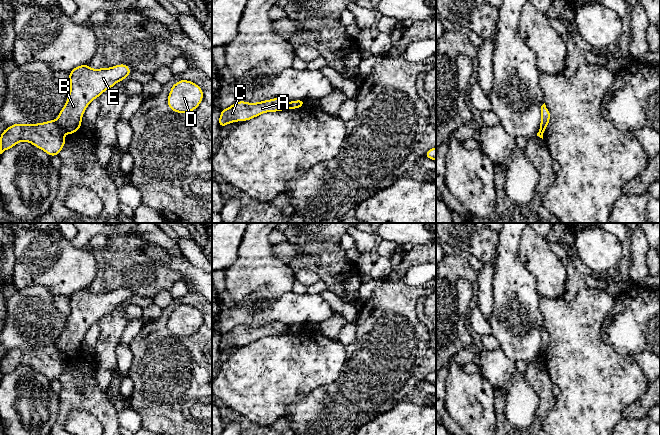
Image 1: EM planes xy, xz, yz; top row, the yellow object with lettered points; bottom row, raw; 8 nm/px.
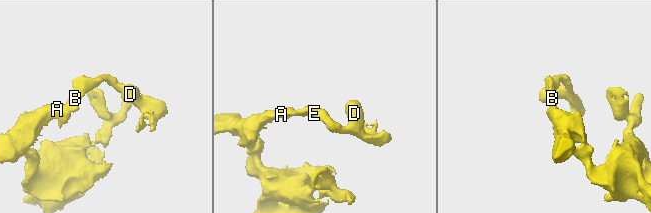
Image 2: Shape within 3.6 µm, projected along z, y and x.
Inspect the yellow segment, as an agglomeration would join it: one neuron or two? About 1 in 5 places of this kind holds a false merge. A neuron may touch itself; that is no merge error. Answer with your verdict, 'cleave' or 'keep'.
cleave

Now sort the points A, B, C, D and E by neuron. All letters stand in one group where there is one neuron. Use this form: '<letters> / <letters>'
A C / B D E

